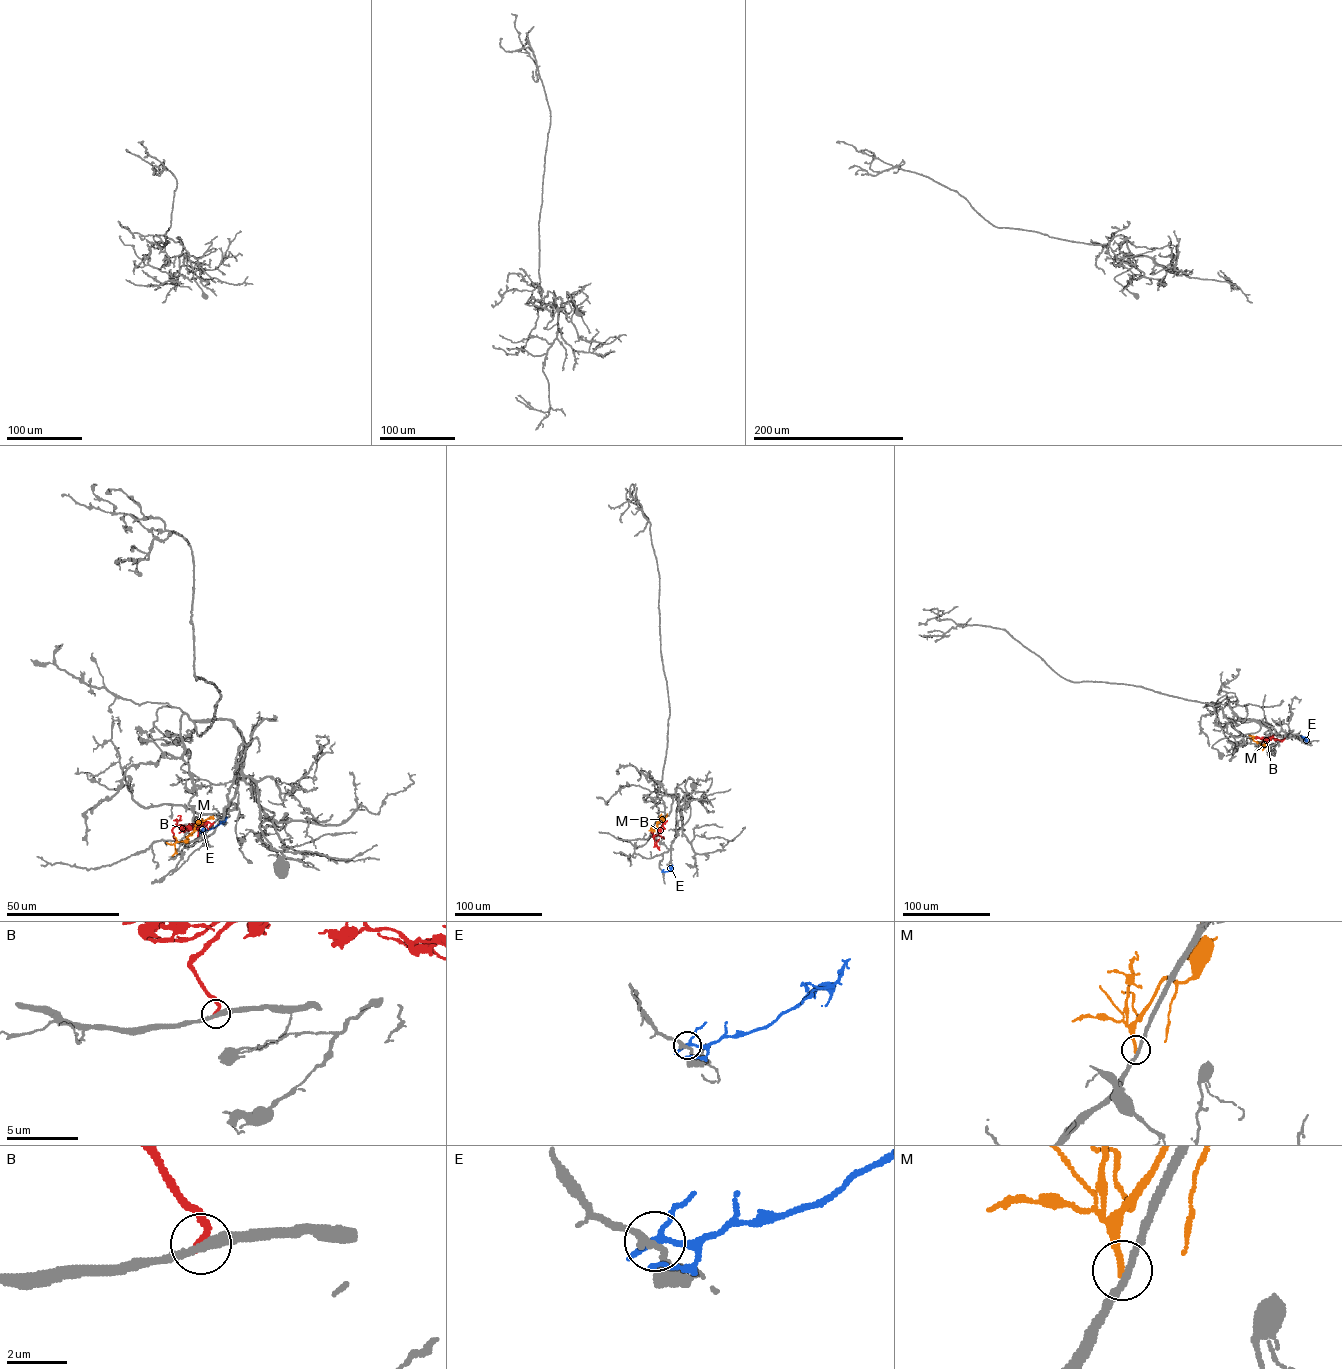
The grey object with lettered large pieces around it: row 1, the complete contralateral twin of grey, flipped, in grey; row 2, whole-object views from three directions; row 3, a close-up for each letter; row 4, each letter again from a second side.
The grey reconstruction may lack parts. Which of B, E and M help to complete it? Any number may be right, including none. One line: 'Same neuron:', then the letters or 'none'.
Same neuron: none

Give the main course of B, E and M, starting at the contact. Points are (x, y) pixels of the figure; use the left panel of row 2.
B: (176, 841), (172, 829), (175, 826), (190, 826), (189, 829), (196, 829), (202, 824), (210, 822), (209, 826)
E: (201, 830), (213, 828), (225, 817)
M: (176, 841), (185, 842), (196, 823), (213, 816)

